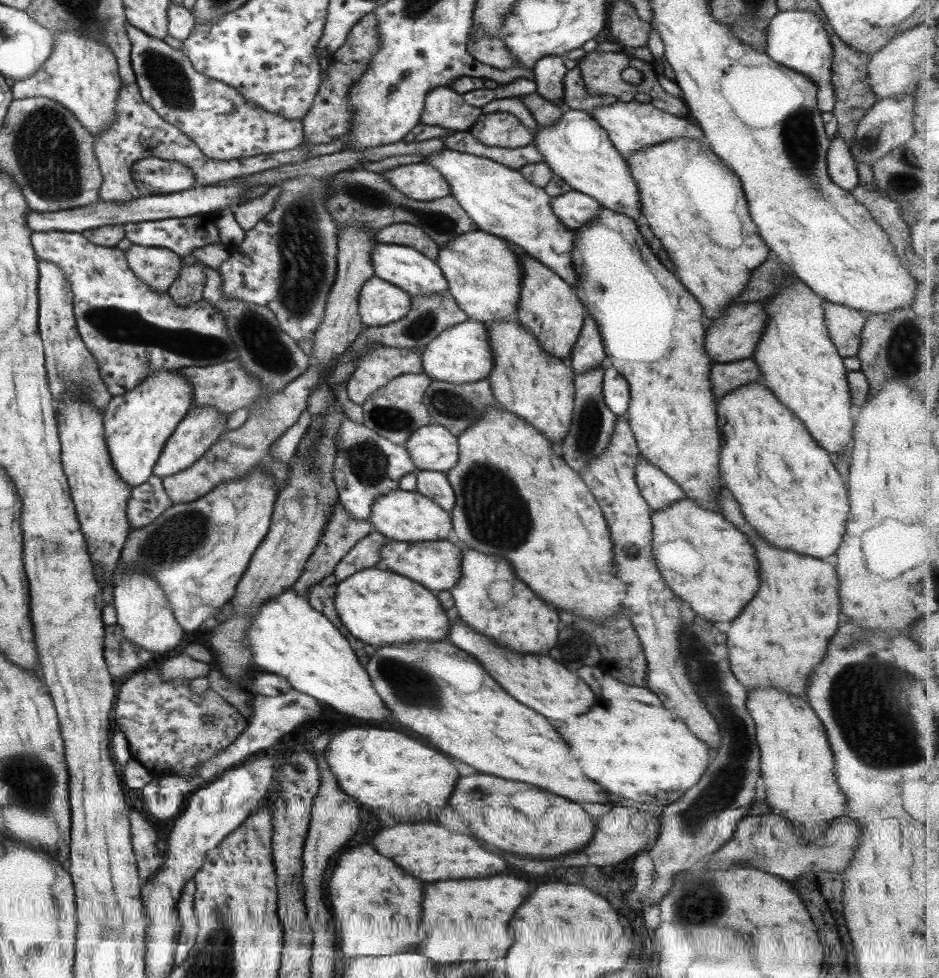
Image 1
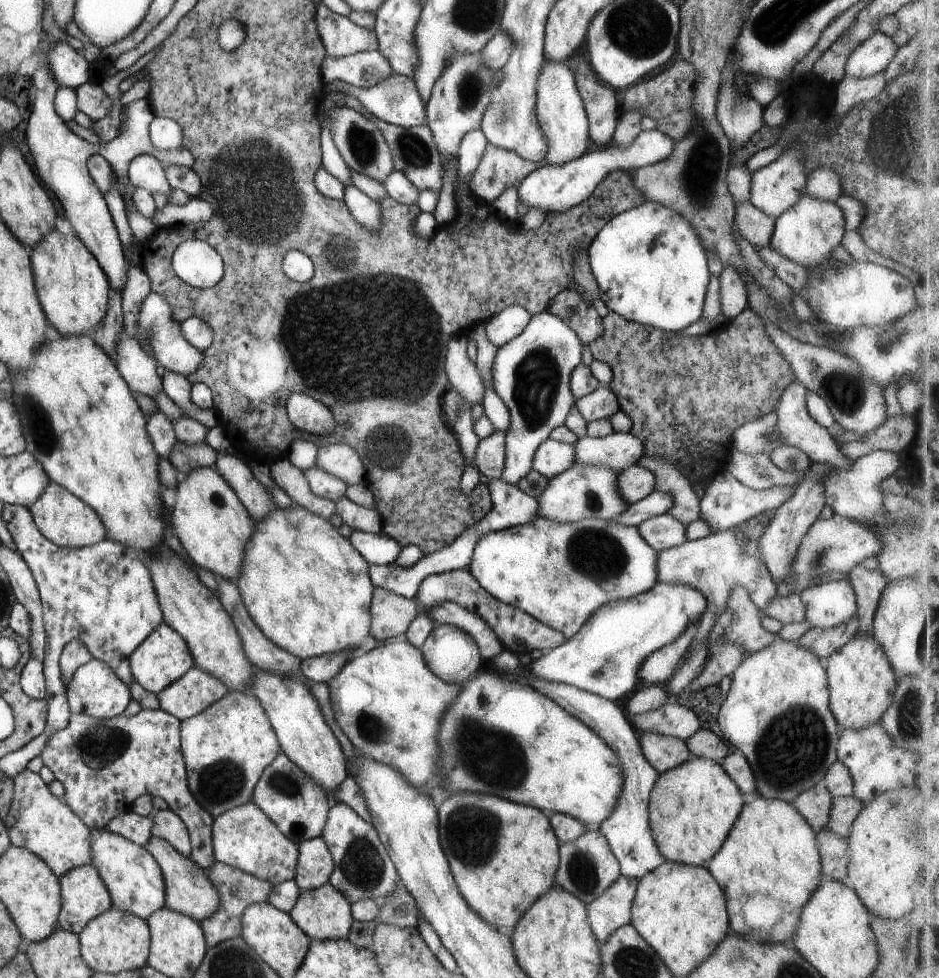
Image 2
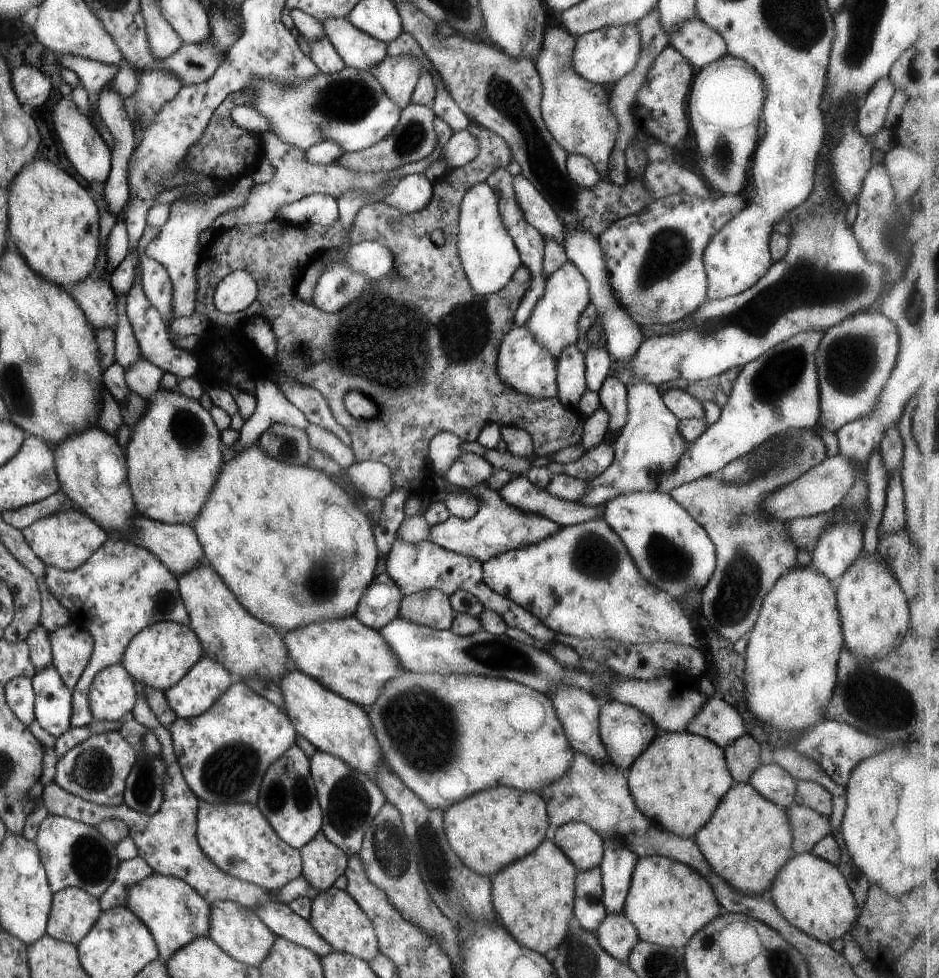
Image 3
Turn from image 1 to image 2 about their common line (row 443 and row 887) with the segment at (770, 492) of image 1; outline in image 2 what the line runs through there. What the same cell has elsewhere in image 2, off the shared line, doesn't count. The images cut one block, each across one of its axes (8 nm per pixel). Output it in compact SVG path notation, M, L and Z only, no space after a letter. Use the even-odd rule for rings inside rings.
M759 795L755 796L755 800L743 803L743 808L741 808L741 812L739 812L737 820L733 822L733 826L731 826L731 830L729 830L729 834L727 834L727 838L725 838L723 846L717 850L717 854L715 854L713 858L709 858L709 862L705 862L703 865L704 869L711 874L711 876L715 879L715 882L717 882L722 890L723 896L725 897L725 906L729 926L728 930L731 930L736 938L747 938L747 940L749 940L749 938L755 938L755 940L765 940L765 944L782 944L784 940L791 938L791 936L795 934L795 928L797 928L797 922L799 922L799 914L801 914L801 910L803 910L805 902L809 900L809 896L813 894L814 890L817 890L820 878L822 877L819 852L814 839L815 836L816 833L813 832L813 829L809 826L809 824L807 824L807 821L795 810L795 808L792 807L791 803L779 799L761 798ZM749 900L759 902L759 904L767 904L767 906L777 904L777 918L771 918L771 920L777 920L777 922L773 922L773 926L771 926L769 930L749 928L749 926L747 926L747 922L745 922L745 904L747 904Z

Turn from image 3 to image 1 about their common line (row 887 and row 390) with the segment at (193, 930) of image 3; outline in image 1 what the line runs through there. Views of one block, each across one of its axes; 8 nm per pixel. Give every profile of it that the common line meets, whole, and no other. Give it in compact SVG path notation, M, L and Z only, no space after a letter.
M179 368L155 370L133 390L110 398L102 414L103 438L111 466L127 486L139 486L153 474L153 465L163 450L166 438L169 438L191 406L191 384L181 378Z

